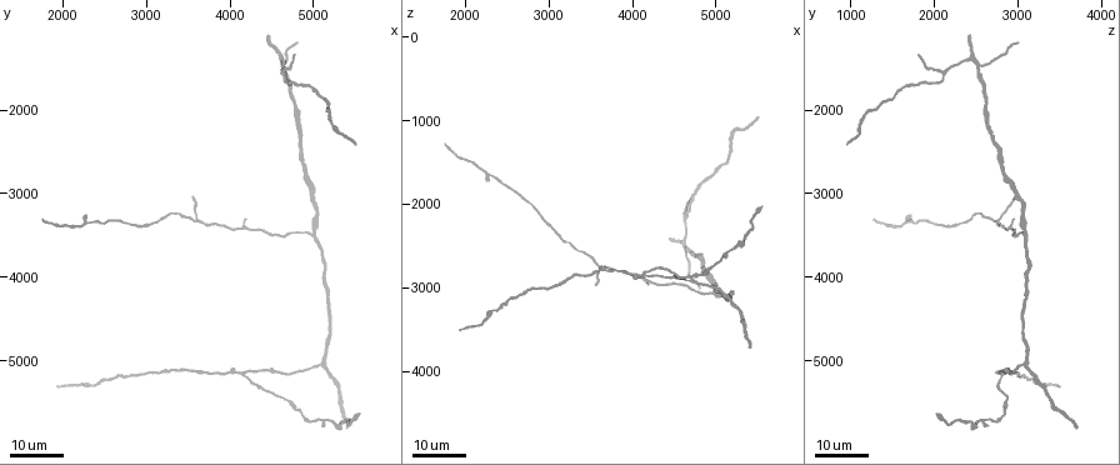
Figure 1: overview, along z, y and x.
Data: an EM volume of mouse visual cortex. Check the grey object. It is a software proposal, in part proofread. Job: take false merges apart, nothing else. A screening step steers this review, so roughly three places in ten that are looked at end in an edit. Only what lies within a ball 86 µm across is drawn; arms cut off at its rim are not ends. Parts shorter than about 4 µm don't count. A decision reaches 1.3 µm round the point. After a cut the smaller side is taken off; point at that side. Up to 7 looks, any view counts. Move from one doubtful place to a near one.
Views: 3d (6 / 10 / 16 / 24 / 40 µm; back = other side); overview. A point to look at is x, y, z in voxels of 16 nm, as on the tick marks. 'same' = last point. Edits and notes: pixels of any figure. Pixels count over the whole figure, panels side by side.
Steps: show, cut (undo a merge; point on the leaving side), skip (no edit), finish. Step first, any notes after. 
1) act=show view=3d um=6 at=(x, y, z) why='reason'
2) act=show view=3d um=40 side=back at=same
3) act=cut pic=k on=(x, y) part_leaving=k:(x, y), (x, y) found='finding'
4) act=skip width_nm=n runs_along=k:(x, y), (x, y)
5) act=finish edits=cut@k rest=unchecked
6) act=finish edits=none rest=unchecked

act=show view=3d um=24 at=(4650, 1550, 2150) why='side arm on a straight run'

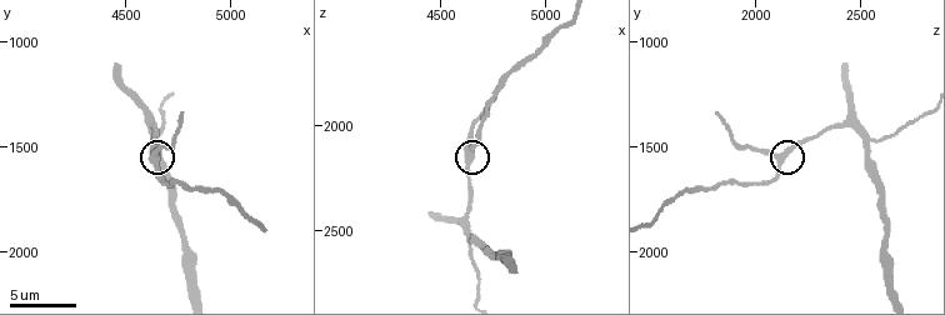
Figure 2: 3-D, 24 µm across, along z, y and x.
act=show view=3d um=10 at=(4630, 1570, 2100)

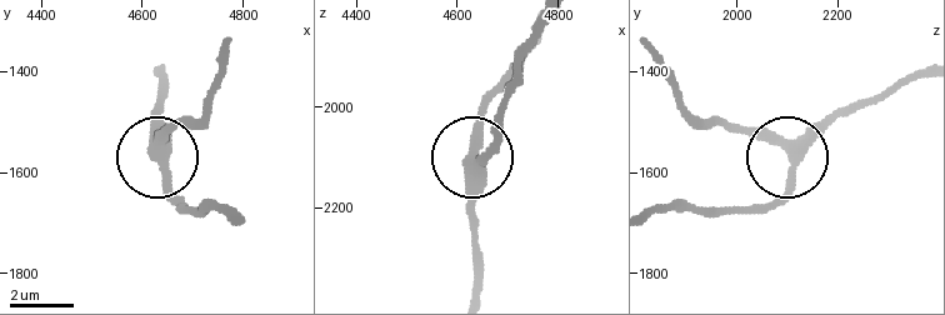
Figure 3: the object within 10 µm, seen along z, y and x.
act=skip width_nm=330 runs_along=3:(474, 291), (474, 146), (484, 93) found='all the same cell'

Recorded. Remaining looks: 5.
act=show view=3d um=16 at=(4950, 3500, 3050) why='small branch off a trunk'

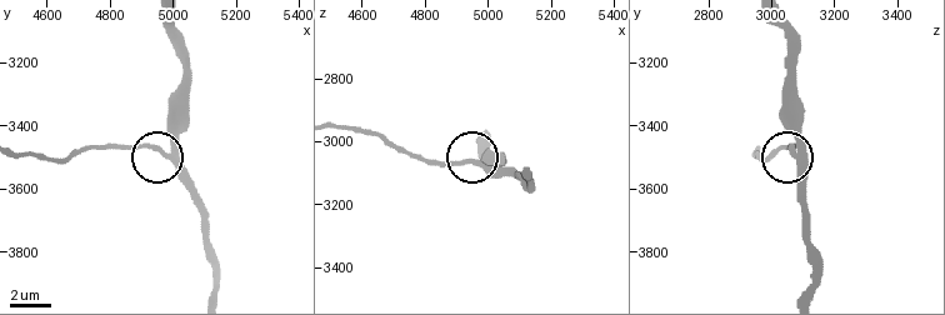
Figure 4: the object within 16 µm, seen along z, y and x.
act=show view=3d um=6 at=(4980, 3480, 3070) why='zoom in'

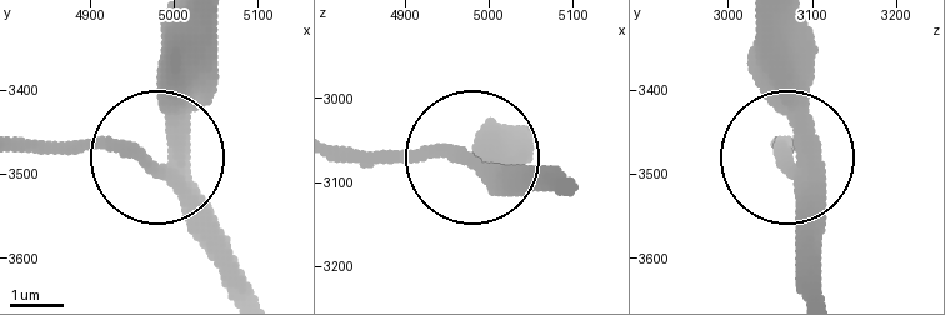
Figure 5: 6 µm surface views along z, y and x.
act=skip arms=3 runs_along=5:(250, 281), (219, 228), (139, 156), (23, 146) found='all the same cell'

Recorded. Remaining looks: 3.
act=show view=3d um=24 at=(3600, 3350, 2750) why='arms part here'

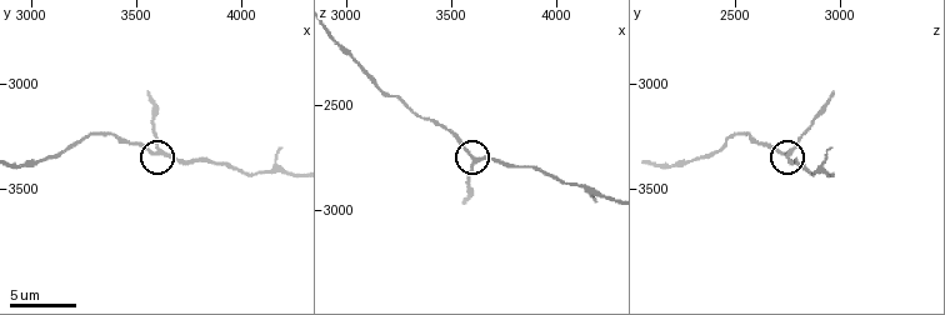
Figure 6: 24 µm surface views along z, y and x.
act=show view=3d um=6 at=(3610, 3330, 2750) why='closer look'

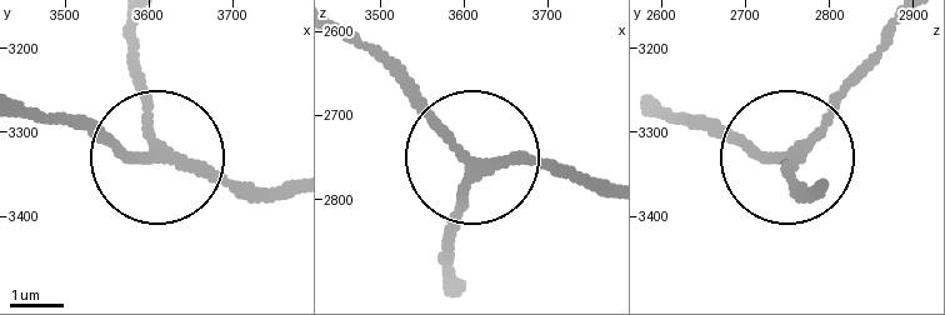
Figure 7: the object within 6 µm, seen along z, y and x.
act=skip side_arm_um=6 runs_along=7:(281, 193), (174, 161), (134, 49) found='all the same cell'

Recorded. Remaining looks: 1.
act=finish edits=none rest=unchecked

